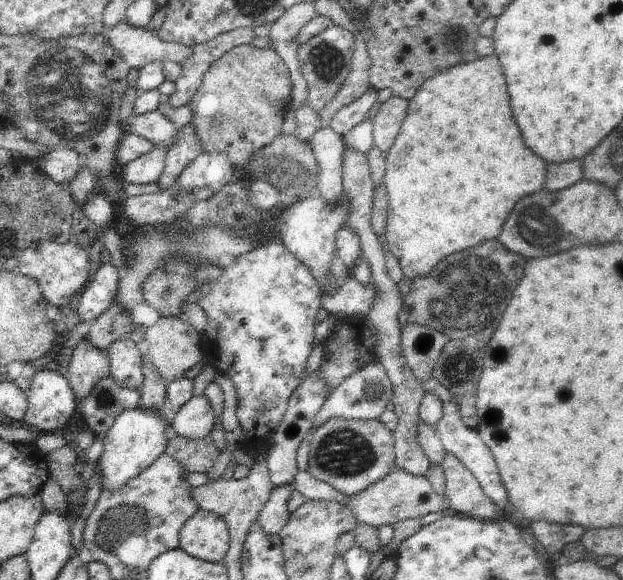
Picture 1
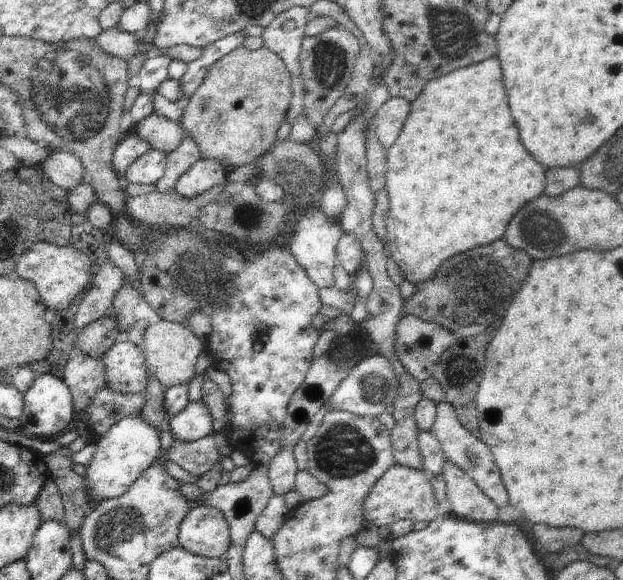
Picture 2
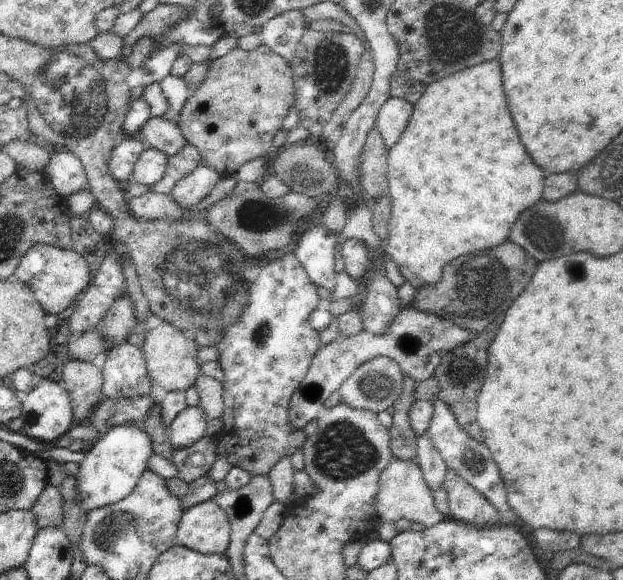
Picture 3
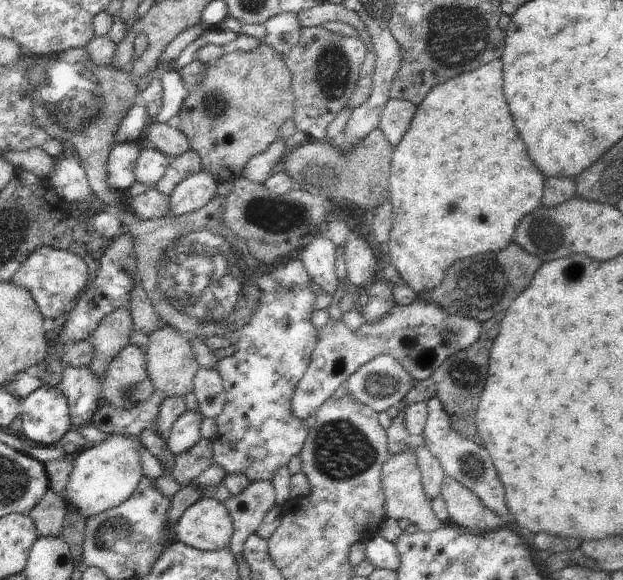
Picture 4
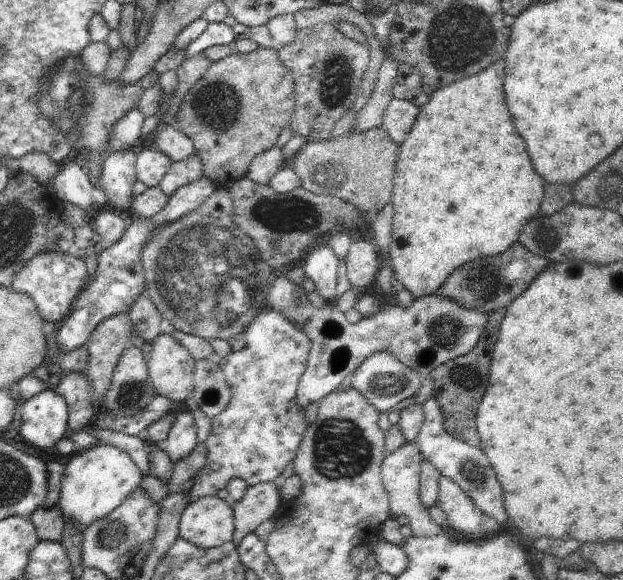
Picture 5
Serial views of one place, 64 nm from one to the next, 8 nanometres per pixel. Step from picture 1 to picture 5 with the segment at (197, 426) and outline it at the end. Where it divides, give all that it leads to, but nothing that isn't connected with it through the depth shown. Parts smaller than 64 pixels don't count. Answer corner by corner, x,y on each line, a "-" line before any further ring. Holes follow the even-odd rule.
191,411
177,415
162,447
172,463
186,458
194,450
197,444
197,430
195,416

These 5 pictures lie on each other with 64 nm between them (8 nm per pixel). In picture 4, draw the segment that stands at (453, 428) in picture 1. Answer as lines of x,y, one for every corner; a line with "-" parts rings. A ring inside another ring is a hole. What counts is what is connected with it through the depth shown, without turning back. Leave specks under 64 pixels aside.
437,397
429,400
427,404
429,414
422,435
424,444
432,454
438,456
445,475
456,478
464,486
476,492
480,502
487,508
494,510
498,516
508,514
509,511
504,500
504,486
498,482
498,474
496,474
496,468
490,460
490,454
480,444
475,444
472,440
460,436
456,430
452,430
450,416
446,414
445,407

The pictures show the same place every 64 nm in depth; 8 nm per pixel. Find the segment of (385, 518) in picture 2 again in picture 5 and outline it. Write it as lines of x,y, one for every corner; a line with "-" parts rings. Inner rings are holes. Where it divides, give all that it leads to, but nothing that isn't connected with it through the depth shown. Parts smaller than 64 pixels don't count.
406,441
406,444
400,446
398,450
394,450
392,454
386,456
381,465
381,480
388,494
390,514
396,518
406,516
410,520
412,533
415,536
436,536
444,529
432,520
428,508
424,508
424,504
420,502
420,486
419,479
421,476
422,456
419,449

